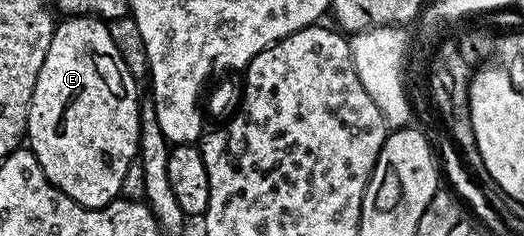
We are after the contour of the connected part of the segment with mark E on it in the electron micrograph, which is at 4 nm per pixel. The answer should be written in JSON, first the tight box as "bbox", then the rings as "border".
{"bbox":[25,16,141,210],"border":[[[67,16],[56,25],[49,52],[45,52],[45,64],[41,64],[41,72],[37,72],[25,138],[45,176],[77,204],[96,210],[120,197],[121,182],[129,174],[130,162],[139,153],[141,97],[138,88],[113,44],[108,23],[94,16]]]}

